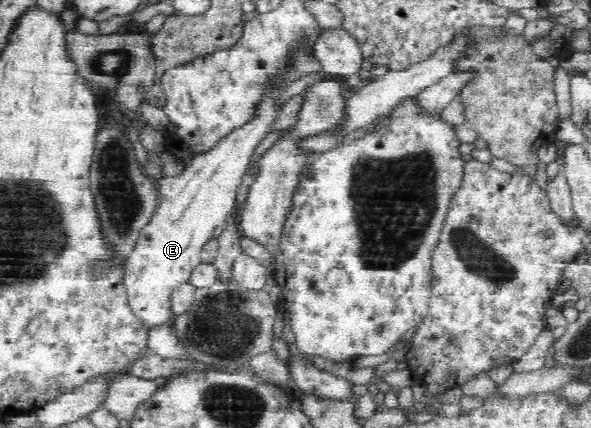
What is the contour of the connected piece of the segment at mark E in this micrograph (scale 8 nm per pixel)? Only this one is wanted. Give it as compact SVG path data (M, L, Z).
M298 38L289 47L291 52L285 57L281 72L263 87L259 100L253 105L251 118L239 126L234 126L234 129L218 138L205 152L187 160L178 176L160 177L158 206L142 229L138 242L123 267L127 307L146 329L172 322L172 290L188 282L193 269L202 263L202 248L212 239L215 228L222 226L226 216L234 209L236 191L252 154L266 139L266 135L274 132L274 123L282 111L280 97L284 95L286 87L290 83L302 81L312 73L322 71L314 54L314 45L310 44L308 38Z

